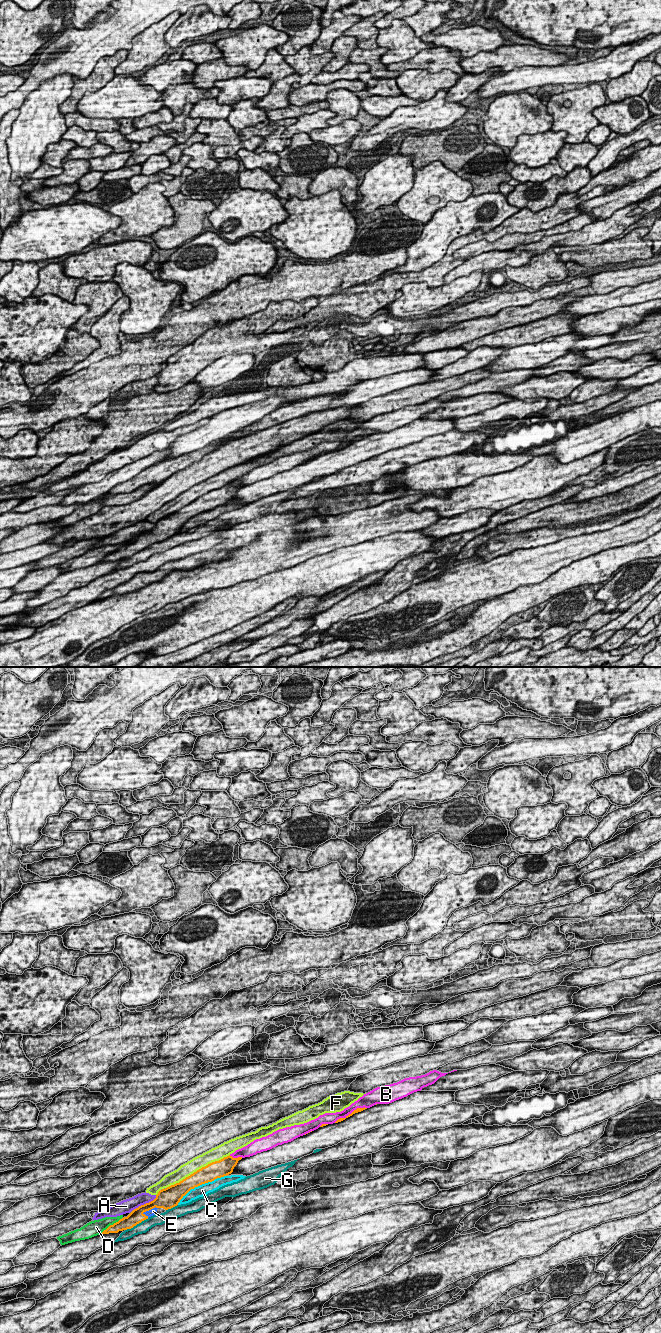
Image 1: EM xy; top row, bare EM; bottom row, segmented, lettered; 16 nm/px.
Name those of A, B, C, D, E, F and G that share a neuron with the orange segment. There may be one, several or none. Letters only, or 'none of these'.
none of these

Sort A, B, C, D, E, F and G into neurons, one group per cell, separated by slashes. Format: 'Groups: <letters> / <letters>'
Groups: A / B / C D E / F / G

